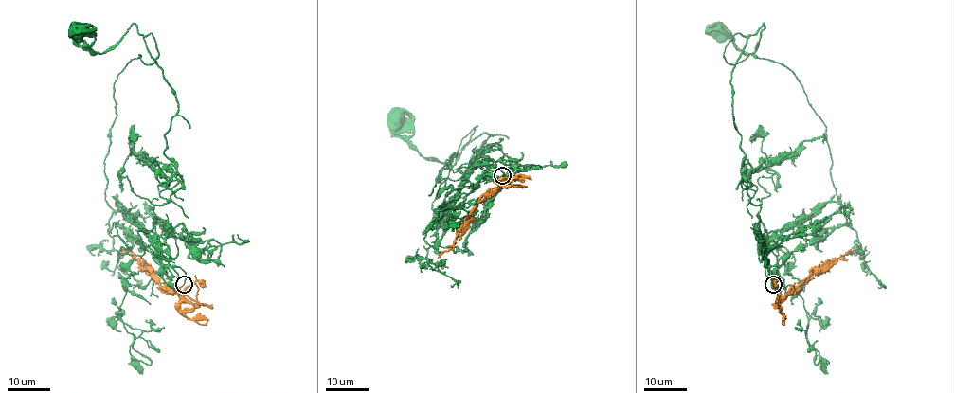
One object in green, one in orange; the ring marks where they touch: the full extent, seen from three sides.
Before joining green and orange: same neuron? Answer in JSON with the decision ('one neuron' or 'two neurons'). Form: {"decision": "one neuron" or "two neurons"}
{"decision": "one neuron"}

